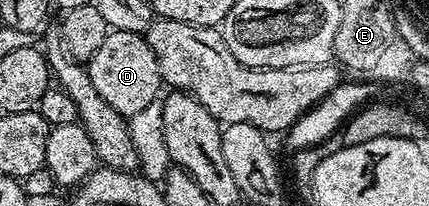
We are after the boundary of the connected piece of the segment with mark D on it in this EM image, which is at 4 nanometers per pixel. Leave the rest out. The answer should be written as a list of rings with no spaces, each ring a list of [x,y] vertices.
[[[110,30],[104,44],[100,44],[100,48],[96,48],[90,57],[88,69],[96,92],[100,92],[100,96],[104,96],[104,100],[108,100],[108,104],[112,104],[112,108],[128,120],[159,101],[158,89],[164,86],[162,73],[143,35]]]

